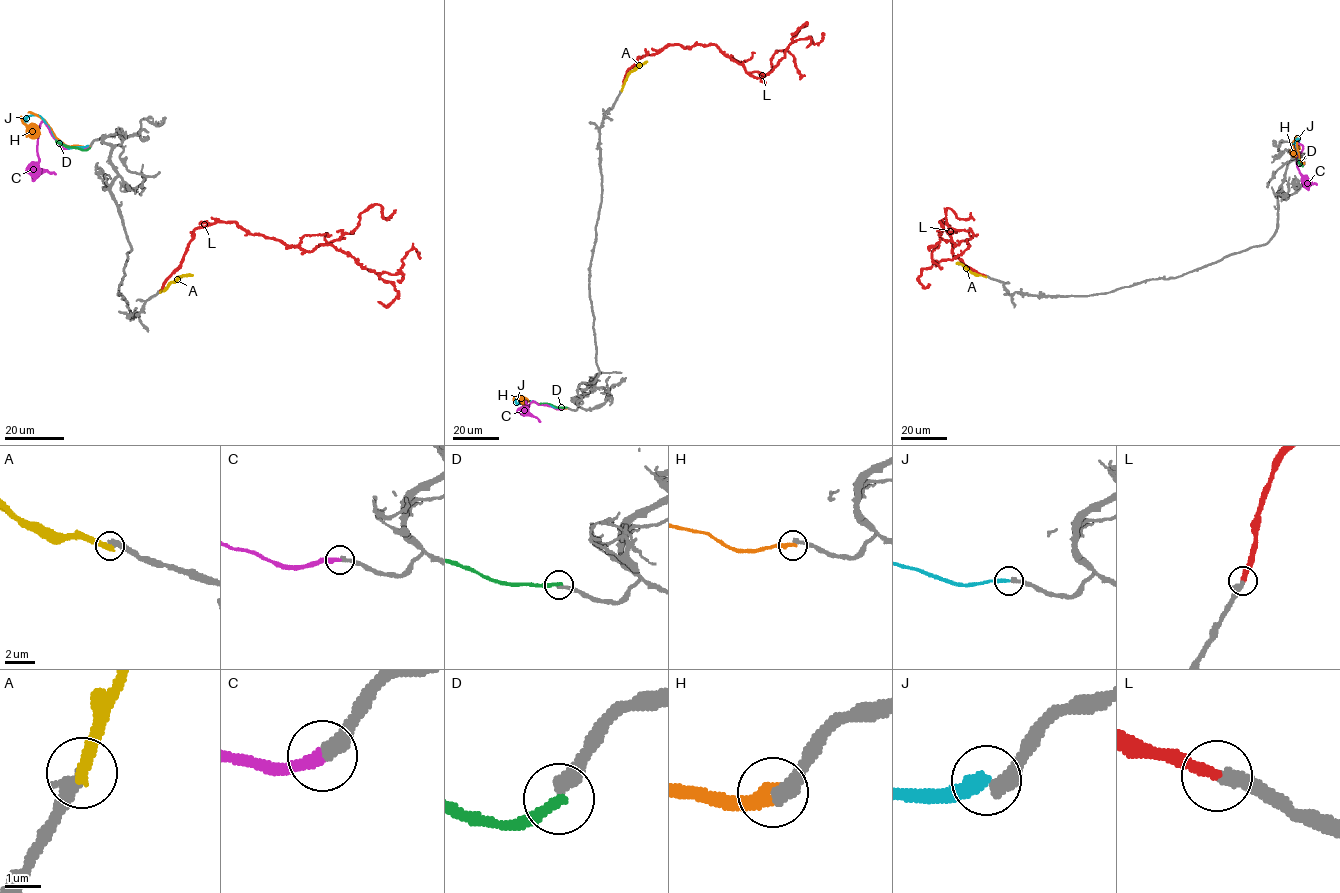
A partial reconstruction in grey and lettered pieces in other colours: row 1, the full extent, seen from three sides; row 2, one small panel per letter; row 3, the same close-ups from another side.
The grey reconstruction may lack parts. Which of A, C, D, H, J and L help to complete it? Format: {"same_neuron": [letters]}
{"same_neuron": ["C", "L"]}

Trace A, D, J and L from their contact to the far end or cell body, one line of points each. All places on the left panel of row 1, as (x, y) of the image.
A: (160, 291), (183, 276), (193, 275)
D: (89, 148), (80, 150), (55, 142)
J: (88, 146), (65, 147), (37, 115), (26, 117), (25, 125)
L: (160, 291), (192, 232), (218, 221), (312, 251), (333, 245), (379, 273), (396, 274), (414, 248), (420, 259)

